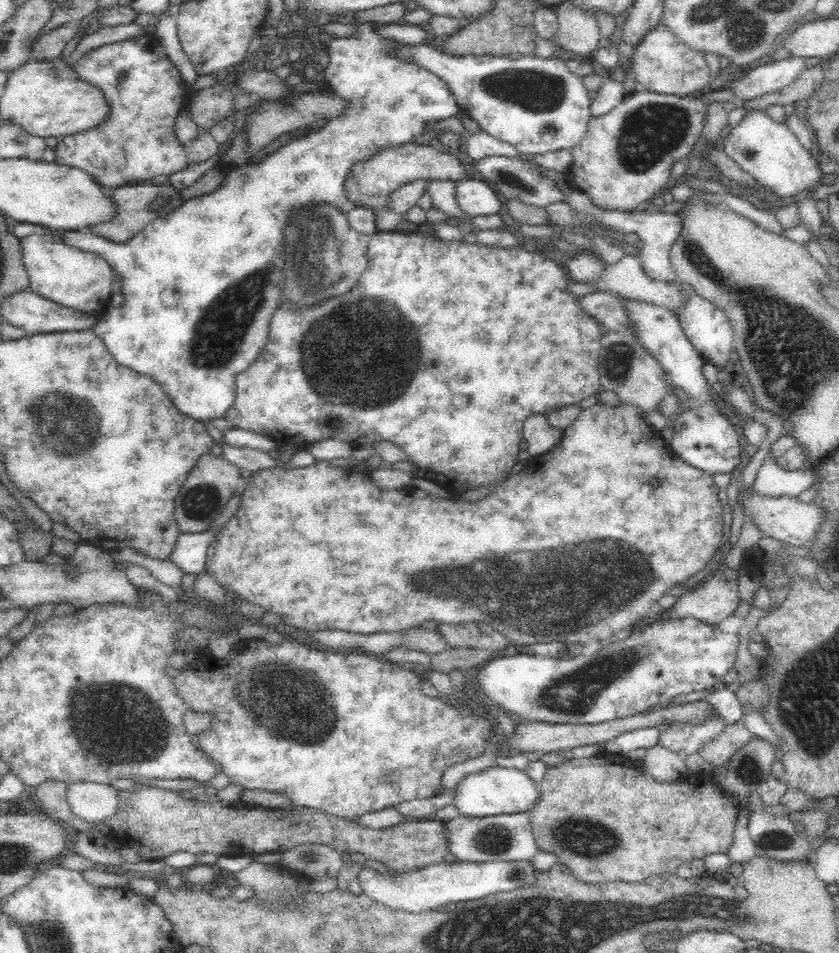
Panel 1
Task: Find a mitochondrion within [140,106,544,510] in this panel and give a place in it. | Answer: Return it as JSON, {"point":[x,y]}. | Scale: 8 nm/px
{"point":[358,352]}

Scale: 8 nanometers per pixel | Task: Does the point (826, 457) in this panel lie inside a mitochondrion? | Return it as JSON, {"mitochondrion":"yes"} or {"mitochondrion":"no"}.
{"mitochondrion":"no"}

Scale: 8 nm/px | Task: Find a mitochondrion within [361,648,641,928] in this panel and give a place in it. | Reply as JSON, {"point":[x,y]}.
{"point":[583,839]}

